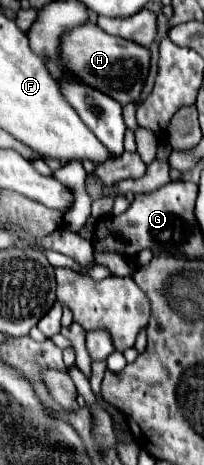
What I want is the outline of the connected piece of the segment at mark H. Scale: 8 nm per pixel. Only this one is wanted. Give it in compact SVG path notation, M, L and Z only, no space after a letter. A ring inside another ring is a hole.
M84 24L70 30L62 44L62 66L74 72L80 80L86 80L90 86L100 88L108 96L114 96L122 106L128 102L138 102L144 88L144 80L150 72L150 50L112 34L106 34L98 24Z

